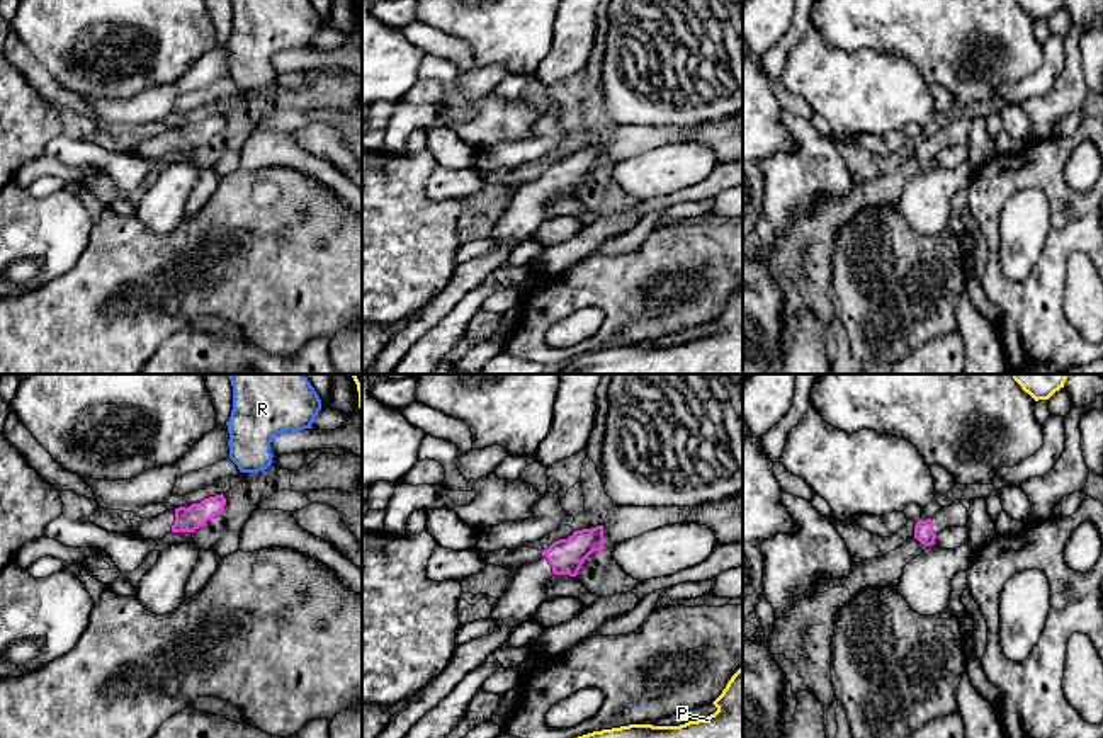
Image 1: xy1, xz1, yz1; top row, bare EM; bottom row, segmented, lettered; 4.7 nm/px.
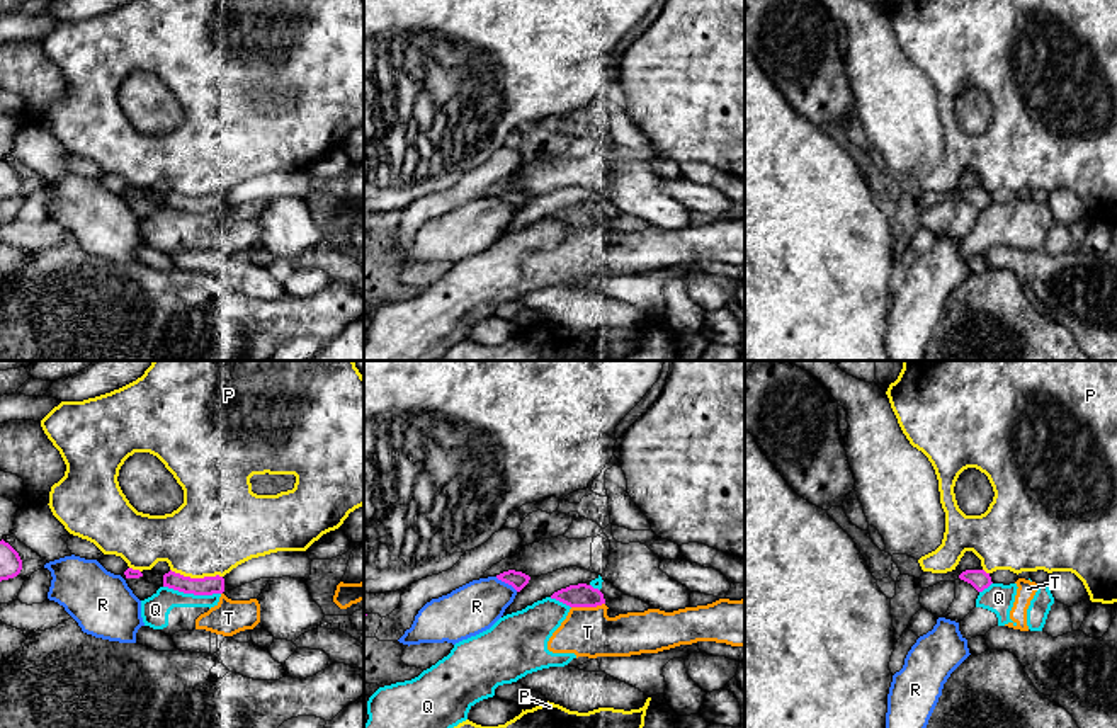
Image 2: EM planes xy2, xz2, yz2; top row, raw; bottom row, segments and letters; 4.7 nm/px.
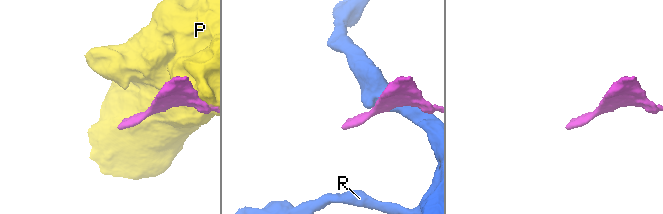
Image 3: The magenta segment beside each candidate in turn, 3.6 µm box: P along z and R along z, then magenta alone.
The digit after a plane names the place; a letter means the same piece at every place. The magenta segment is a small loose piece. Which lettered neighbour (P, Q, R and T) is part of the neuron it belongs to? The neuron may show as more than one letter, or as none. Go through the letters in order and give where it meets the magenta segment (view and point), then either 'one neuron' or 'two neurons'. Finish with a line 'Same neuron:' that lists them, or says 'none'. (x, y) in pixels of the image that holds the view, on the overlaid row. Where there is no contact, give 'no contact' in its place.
P: xy2 (196, 579) | two neurons
Q: xy2 (192, 592) | two neurons
R: xz2 (507, 582) | two neurons
T: xz2 (587, 606) | two neurons
Same neuron: none

